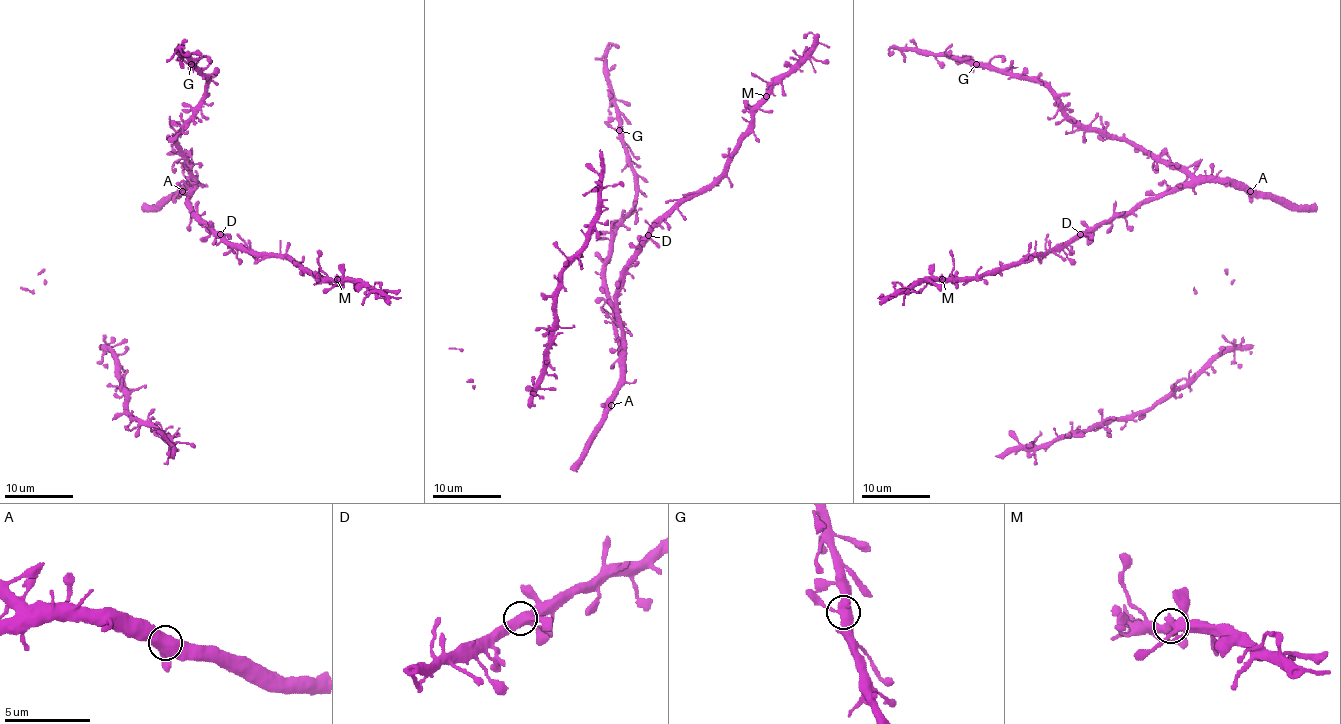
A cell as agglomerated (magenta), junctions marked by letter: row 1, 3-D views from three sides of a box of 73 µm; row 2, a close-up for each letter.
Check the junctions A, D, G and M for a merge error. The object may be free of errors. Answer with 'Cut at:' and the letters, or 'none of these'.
Cut at: none of these

